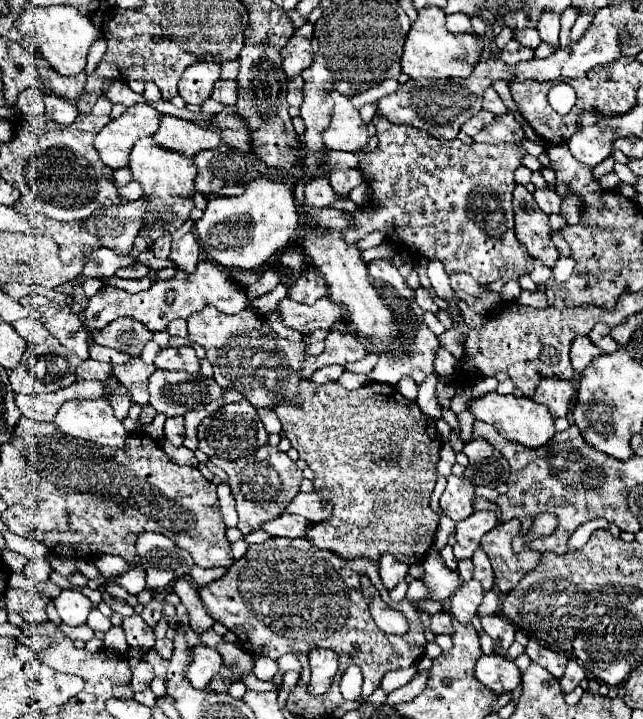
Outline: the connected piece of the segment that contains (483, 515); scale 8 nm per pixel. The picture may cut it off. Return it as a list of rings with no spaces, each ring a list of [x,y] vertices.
[[[474,512],[466,520],[456,524],[456,544],[454,556],[458,560],[472,558],[474,550],[480,546],[480,538],[498,524],[494,512]]]

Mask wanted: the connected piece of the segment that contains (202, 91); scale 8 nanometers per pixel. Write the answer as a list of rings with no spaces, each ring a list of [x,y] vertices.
[[[196,62],[188,66],[178,82],[178,94],[186,104],[202,104],[210,98],[214,82],[220,78],[220,64],[216,62]]]

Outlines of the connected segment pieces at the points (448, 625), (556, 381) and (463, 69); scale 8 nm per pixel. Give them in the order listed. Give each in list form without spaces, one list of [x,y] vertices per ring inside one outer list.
[[[438,612],[430,616],[430,628],[434,634],[452,634],[452,616],[448,612]]]
[[[544,378],[534,394],[534,402],[546,404],[554,418],[566,418],[572,412],[576,398],[574,380],[560,380],[560,378]]]
[[[430,6],[418,12],[418,20],[412,24],[404,54],[402,54],[402,72],[410,78],[464,78],[470,76],[472,66],[480,58],[480,48],[476,40],[468,34],[452,34],[446,30],[446,14],[442,8]]]

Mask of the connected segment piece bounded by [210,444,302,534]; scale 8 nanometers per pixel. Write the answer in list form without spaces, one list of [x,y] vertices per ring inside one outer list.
[[[270,444],[260,446],[254,454],[246,458],[238,458],[238,460],[210,458],[210,460],[228,474],[228,486],[234,494],[236,510],[240,516],[238,530],[242,534],[250,534],[252,530],[258,530],[264,522],[280,516],[288,500],[296,496],[302,480],[302,470],[294,464],[294,460],[290,460],[286,452],[280,452],[276,446],[270,446]]]

